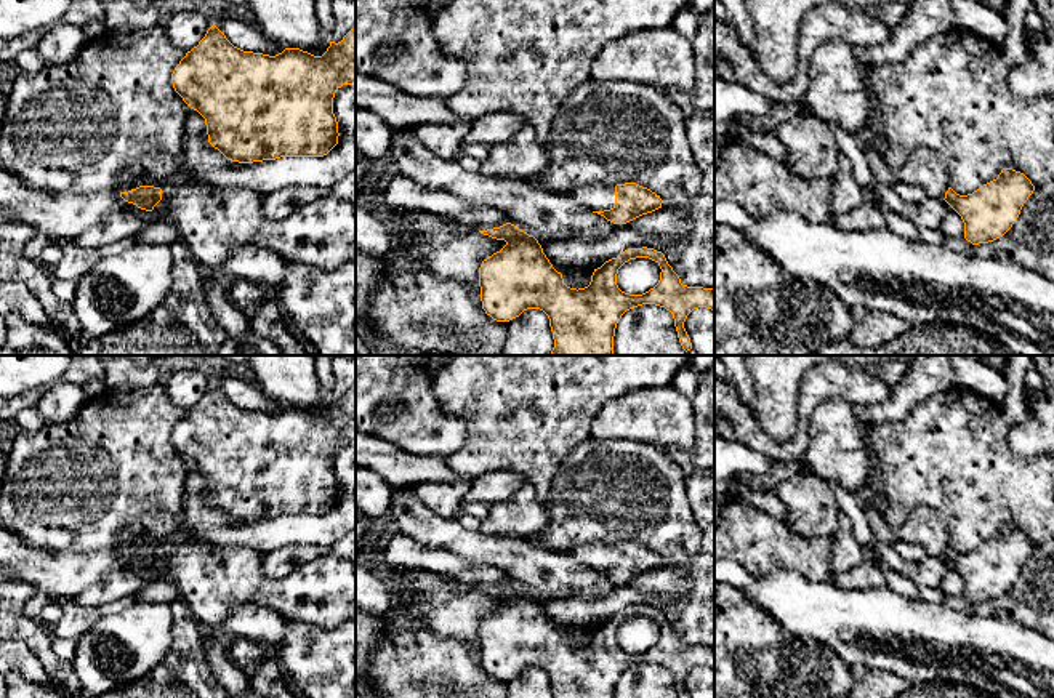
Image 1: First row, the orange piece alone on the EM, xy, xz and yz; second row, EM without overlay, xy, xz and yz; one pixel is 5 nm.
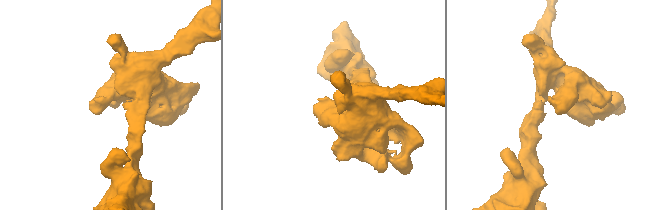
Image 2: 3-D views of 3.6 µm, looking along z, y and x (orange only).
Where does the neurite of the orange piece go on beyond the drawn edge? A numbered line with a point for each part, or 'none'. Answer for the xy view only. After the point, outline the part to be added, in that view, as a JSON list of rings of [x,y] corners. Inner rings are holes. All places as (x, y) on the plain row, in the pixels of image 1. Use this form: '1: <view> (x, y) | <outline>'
none

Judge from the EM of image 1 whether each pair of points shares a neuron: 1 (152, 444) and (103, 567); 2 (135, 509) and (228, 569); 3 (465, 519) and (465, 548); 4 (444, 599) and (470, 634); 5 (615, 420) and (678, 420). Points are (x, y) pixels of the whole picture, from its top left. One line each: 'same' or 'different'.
1: different
2: different
3: different
4: same
5: same

